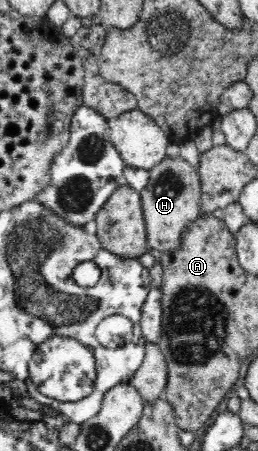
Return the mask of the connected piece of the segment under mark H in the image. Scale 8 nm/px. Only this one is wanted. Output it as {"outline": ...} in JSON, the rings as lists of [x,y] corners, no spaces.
{"outline":[[[166,155],[163,161],[148,172],[147,185],[138,191],[146,229],[146,242],[150,249],[158,249],[161,252],[174,250],[179,245],[183,228],[186,228],[186,225],[189,225],[201,212],[199,174],[197,168],[180,155]]]}

